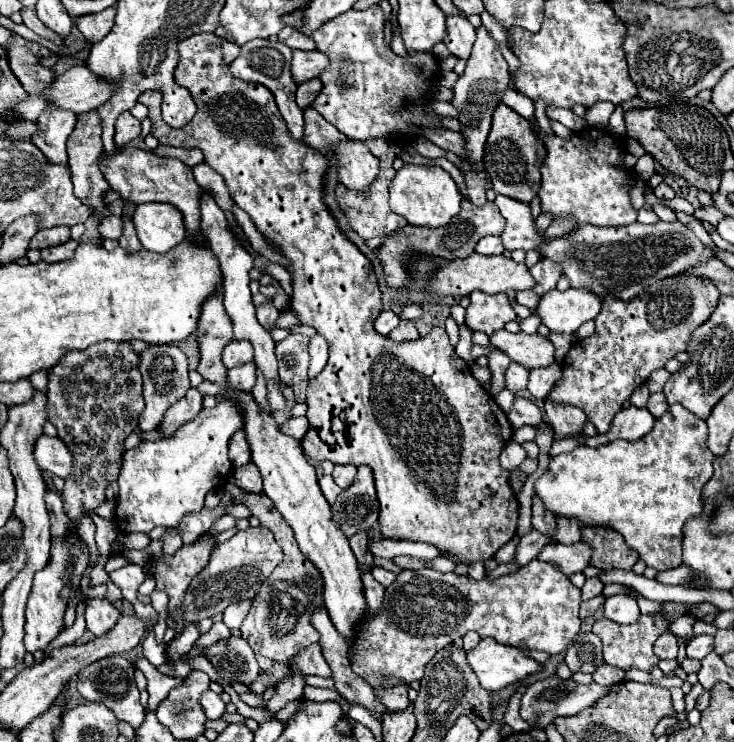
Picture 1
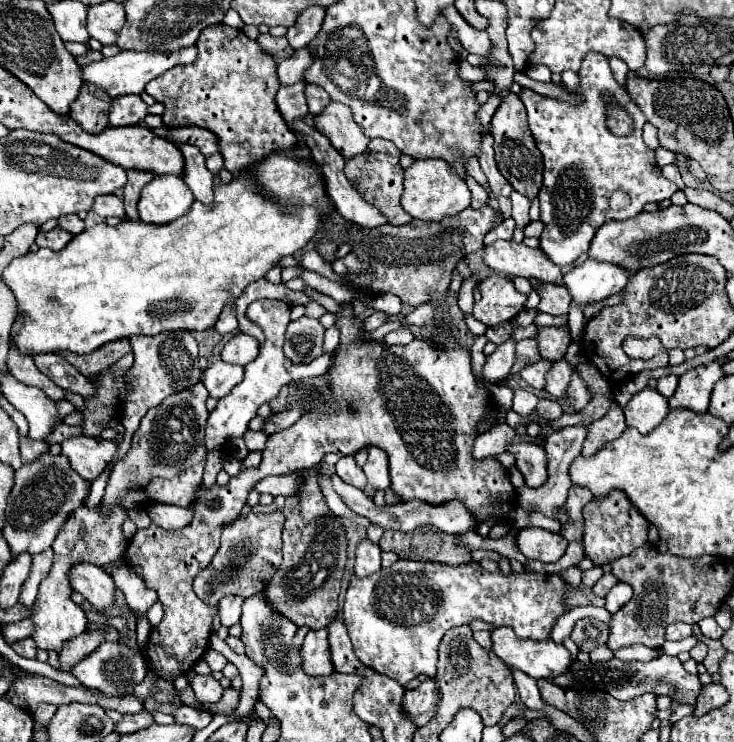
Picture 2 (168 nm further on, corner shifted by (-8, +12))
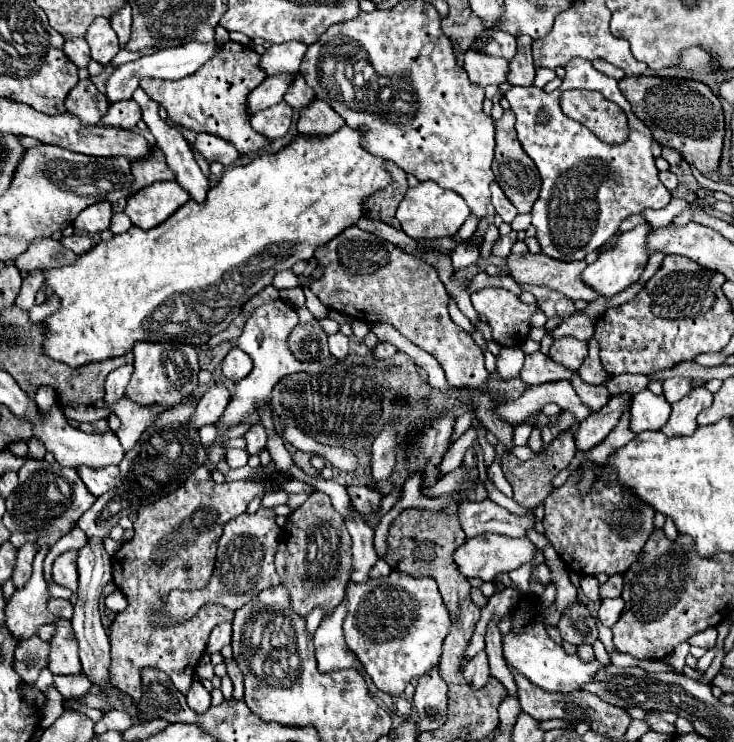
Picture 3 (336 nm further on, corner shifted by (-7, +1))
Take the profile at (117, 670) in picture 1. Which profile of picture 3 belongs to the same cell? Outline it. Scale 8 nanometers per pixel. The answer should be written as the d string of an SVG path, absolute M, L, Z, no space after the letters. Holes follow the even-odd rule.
M69 675L69 677L55 677L53 685L57 687L57 691L69 699L69 697L83 697L93 685L89 683L89 679L85 675Z

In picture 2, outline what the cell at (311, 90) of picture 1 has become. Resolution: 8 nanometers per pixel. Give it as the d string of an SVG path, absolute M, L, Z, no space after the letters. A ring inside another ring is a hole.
M300 80L300 82L290 84L290 86L280 86L276 100L278 100L278 110L282 112L286 122L290 122L294 118L308 116L304 88L306 88L306 80Z

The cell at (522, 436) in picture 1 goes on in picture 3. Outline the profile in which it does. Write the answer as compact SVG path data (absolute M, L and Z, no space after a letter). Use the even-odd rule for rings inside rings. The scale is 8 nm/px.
M643 389L633 395L631 403L631 431L659 431L671 415L671 405L663 395L653 395L649 389Z

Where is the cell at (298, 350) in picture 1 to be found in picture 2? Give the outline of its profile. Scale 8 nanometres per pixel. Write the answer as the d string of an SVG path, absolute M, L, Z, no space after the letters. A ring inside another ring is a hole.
M302 316L300 320L288 324L284 354L294 364L308 364L310 360L322 354L322 340L324 340L322 324L314 318Z

